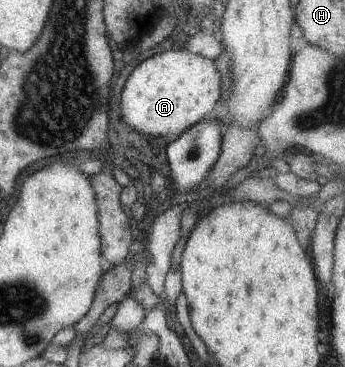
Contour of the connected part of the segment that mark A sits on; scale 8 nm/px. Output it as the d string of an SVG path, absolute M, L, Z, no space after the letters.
M185 49L168 50L147 57L129 73L121 93L121 115L137 133L169 139L208 117L220 96L221 75L213 60Z

